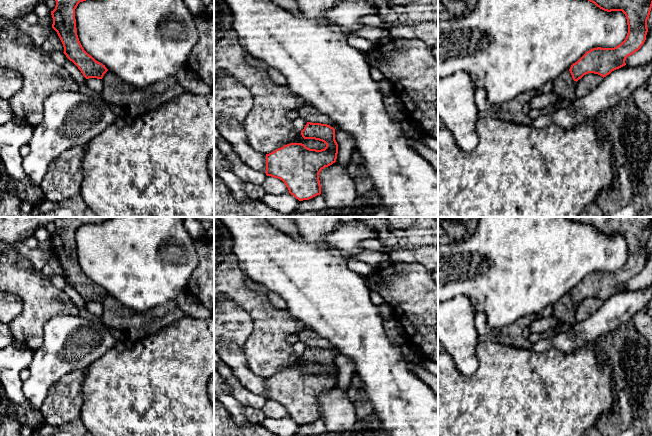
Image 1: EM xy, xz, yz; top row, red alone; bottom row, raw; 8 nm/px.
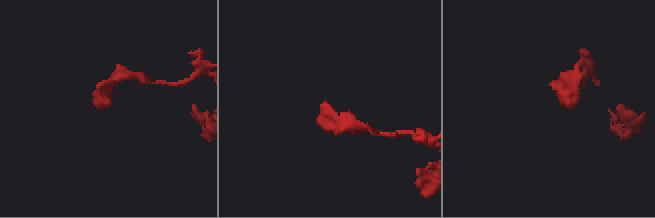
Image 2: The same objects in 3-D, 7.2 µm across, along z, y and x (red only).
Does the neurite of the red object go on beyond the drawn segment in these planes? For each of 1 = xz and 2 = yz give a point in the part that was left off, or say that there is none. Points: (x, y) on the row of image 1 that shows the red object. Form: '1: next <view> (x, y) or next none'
1: next none
2: next none

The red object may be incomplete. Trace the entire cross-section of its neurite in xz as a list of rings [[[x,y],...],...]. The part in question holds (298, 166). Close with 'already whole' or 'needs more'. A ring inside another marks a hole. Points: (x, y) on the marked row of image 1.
[[[307,122],[301,131],[304,139],[322,141],[326,147],[310,149],[302,143],[290,143],[266,154],[266,175],[284,182],[299,201],[321,194],[319,173],[336,162],[338,144],[335,129],[327,124]]]; already whole

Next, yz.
[[[588,0],[600,9],[622,11],[627,19],[628,33],[625,40],[614,48],[593,48],[587,51],[569,69],[574,81],[588,73],[603,78],[612,71],[626,65],[628,56],[638,51],[646,40],[647,20],[652,8],[652,0]]]; already whole

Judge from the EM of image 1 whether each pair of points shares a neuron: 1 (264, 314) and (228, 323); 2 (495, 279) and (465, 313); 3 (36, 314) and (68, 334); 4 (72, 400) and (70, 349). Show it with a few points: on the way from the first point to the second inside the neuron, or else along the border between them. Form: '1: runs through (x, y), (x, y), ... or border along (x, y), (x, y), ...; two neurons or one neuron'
1: border along (233, 301), (252, 320), (253, 330), (246, 340); two neurons
2: border along (448, 299), (464, 295), (470, 301), (475, 313); two neurons
3: border along (71, 315), (53, 316), (44, 325), (41, 343); two neurons
4: border along (85, 369), (71, 370), (52, 385); two neurons

